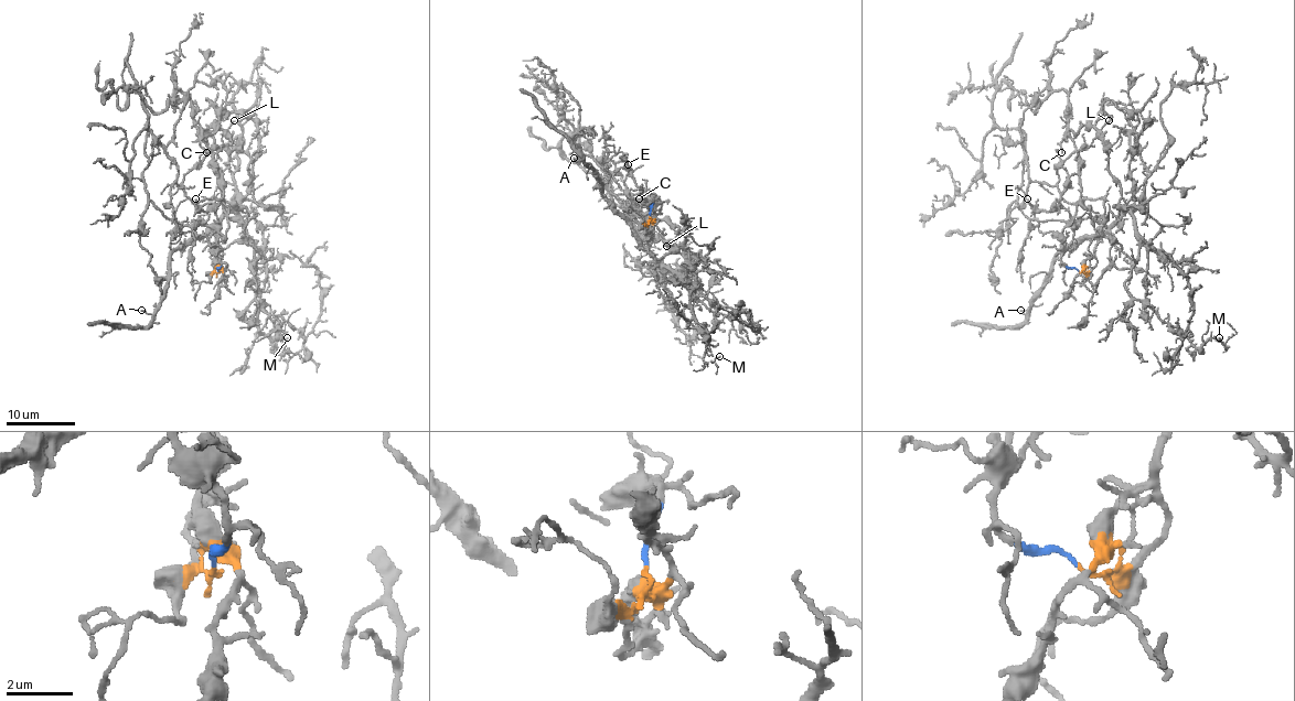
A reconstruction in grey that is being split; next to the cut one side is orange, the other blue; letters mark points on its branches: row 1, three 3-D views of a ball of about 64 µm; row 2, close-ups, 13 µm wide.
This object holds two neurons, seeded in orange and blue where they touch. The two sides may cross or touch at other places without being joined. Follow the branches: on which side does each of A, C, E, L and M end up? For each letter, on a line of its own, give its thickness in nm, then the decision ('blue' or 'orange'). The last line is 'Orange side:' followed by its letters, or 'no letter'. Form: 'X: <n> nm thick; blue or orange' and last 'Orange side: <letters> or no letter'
A: 140 nm thick; orange
C: 130 nm thick; blue
E: 140 nm thick; blue
L: 130 nm thick; blue
M: 120 nm thick; orange
Orange side: A, M

